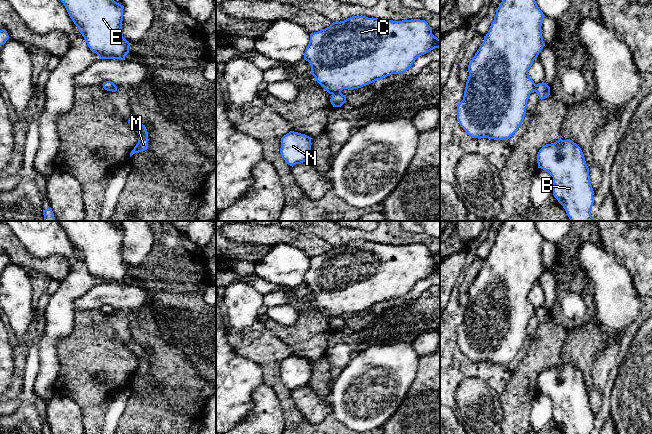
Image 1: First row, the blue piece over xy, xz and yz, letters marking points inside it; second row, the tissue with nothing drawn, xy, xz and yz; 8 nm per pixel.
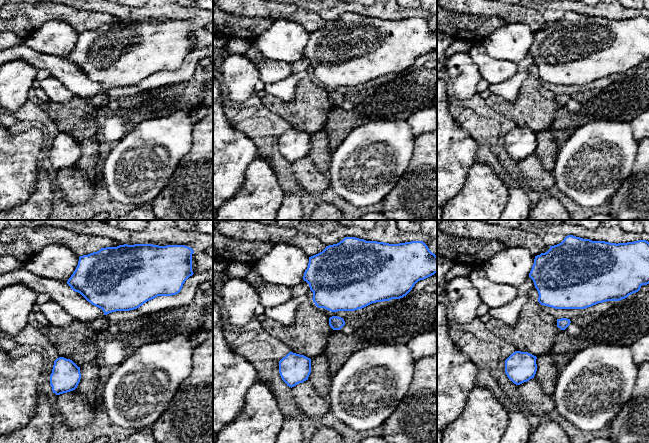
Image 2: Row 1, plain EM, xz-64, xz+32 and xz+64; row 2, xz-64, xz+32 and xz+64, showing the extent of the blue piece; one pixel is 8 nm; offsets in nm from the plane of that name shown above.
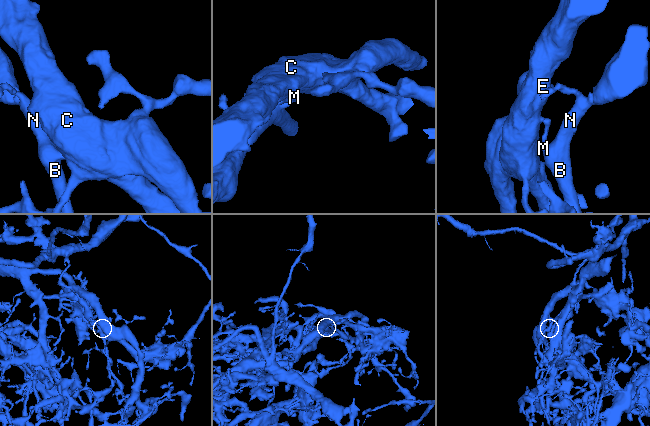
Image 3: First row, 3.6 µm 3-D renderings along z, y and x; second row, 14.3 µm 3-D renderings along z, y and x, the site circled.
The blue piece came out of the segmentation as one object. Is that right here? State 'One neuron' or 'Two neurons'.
Two neurons

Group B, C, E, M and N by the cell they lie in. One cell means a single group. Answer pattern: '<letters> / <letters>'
B M N / C E

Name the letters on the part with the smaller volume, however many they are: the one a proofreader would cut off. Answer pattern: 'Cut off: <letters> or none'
Cut off: B, M, N

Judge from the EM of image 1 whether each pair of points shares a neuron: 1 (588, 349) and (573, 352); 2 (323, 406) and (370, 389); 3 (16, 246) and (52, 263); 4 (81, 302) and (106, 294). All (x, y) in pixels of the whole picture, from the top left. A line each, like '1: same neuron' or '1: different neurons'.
1: same neuron
2: different neurons
3: same neuron
4: same neuron

